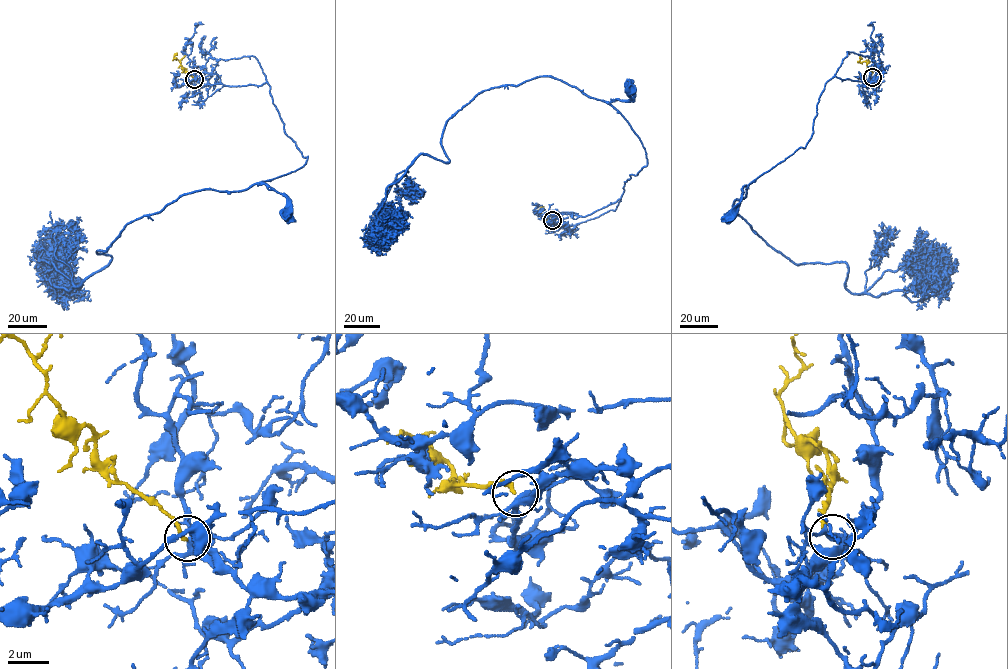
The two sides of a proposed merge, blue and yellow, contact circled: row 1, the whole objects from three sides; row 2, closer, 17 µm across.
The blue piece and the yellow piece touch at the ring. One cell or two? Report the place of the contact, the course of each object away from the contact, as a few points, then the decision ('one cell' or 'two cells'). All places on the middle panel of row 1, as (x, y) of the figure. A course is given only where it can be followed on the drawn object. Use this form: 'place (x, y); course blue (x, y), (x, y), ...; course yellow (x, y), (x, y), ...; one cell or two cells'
place (552, 220); course blue (552, 220), (567, 230), (614, 211), (624, 182), (647, 165), (610, 104), (631, 99), (631, 90); course yellow (552, 220), (543, 216), (540, 208), (544, 210); one cell

